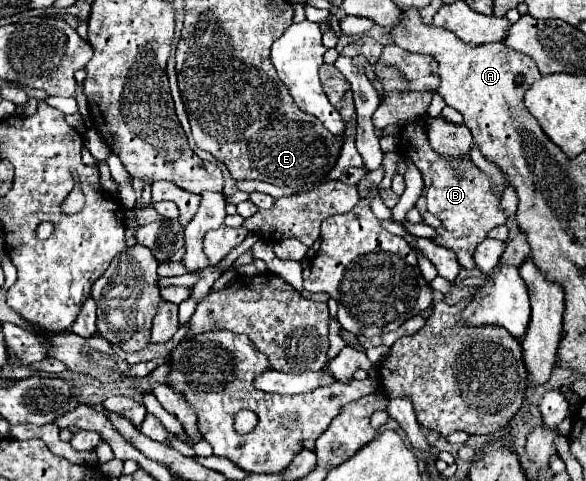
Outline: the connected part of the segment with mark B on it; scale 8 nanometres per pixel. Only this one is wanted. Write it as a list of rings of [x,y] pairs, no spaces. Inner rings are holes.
[[[422,119],[410,121],[404,125],[402,143],[398,149],[402,155],[410,157],[424,179],[424,191],[416,201],[416,207],[426,225],[436,229],[434,243],[452,249],[458,255],[458,261],[464,269],[476,269],[474,249],[478,241],[484,241],[486,233],[496,225],[506,223],[504,211],[498,207],[500,197],[490,189],[490,177],[482,173],[468,157],[462,159],[444,159],[428,145],[426,129]]]

